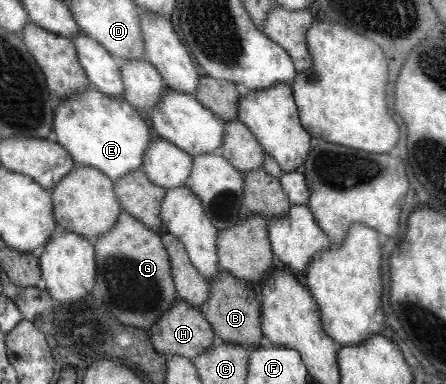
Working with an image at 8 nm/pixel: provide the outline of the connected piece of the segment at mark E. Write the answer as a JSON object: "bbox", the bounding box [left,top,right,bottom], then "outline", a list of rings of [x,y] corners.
{"bbox":[52,86,149,181],"outline":[[[89,86],[57,103],[53,116],[52,139],[70,153],[75,164],[95,167],[112,181],[142,166],[149,147],[149,132],[137,110],[121,96],[110,97]]]}

